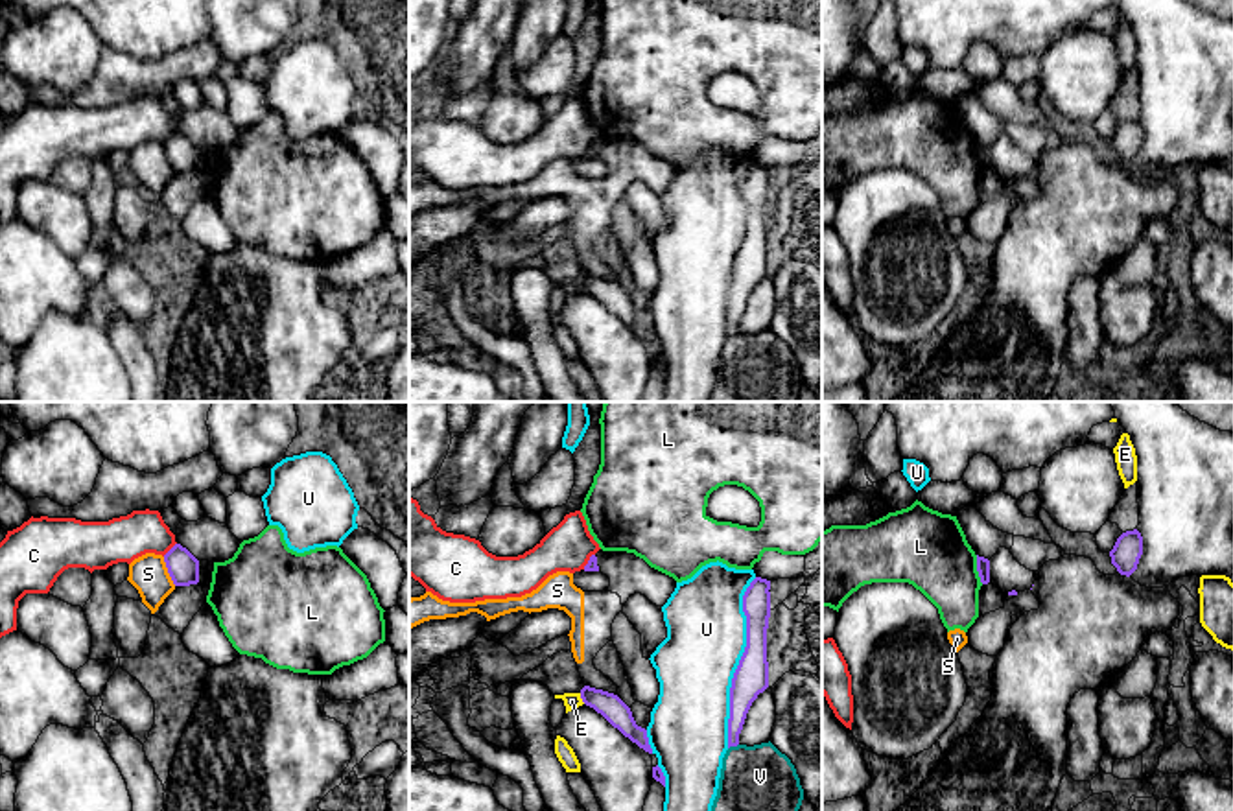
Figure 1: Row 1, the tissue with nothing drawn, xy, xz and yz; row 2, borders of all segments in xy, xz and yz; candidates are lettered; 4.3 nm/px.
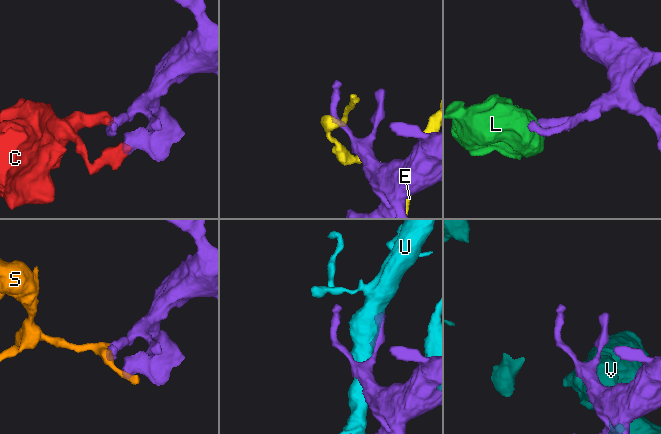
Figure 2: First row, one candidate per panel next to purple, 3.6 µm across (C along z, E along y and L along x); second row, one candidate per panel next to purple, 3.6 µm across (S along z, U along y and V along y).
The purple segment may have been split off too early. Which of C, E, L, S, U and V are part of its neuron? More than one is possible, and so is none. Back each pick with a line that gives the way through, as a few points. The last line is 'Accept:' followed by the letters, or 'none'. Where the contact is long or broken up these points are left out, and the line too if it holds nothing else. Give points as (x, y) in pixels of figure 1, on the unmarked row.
Accept: none

